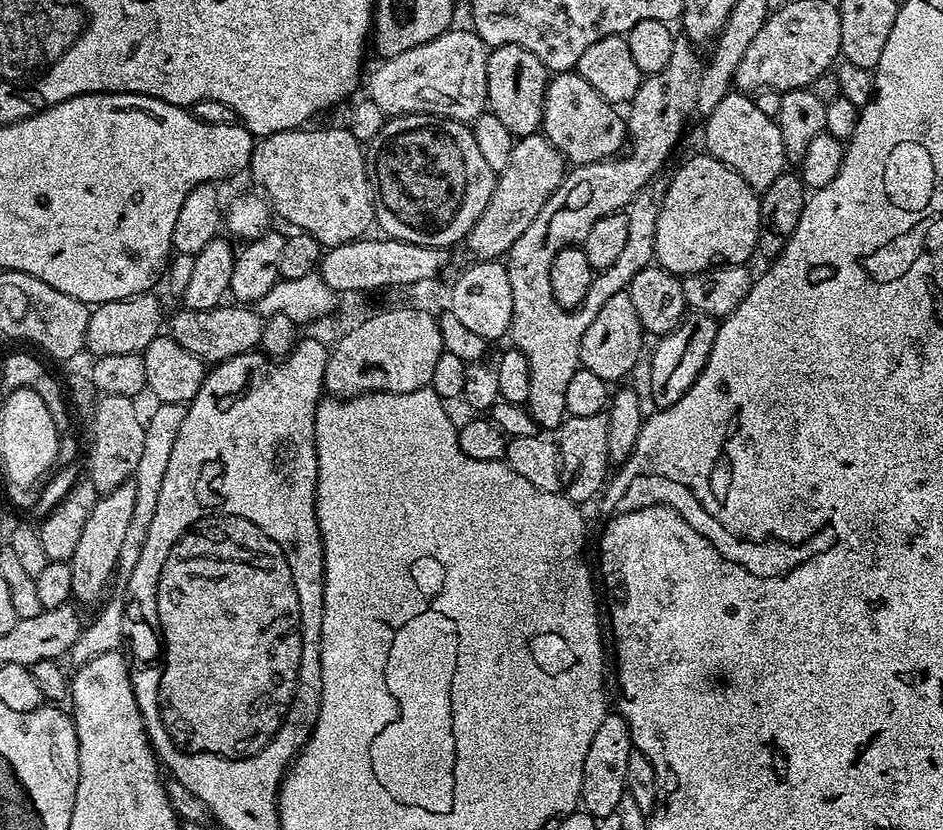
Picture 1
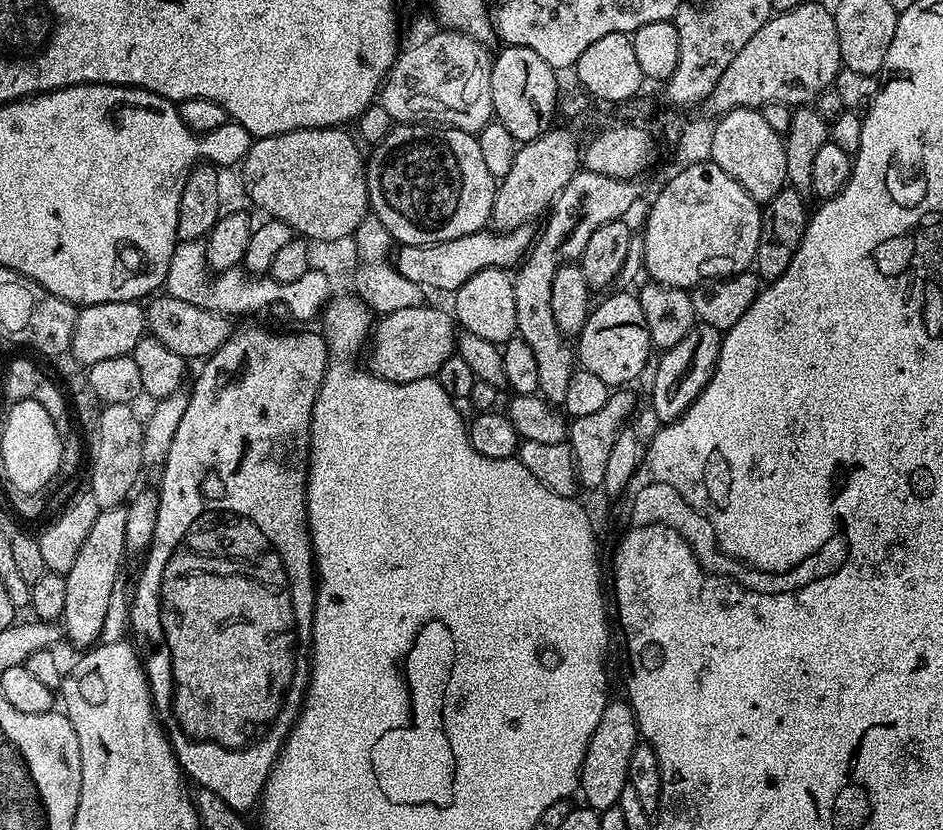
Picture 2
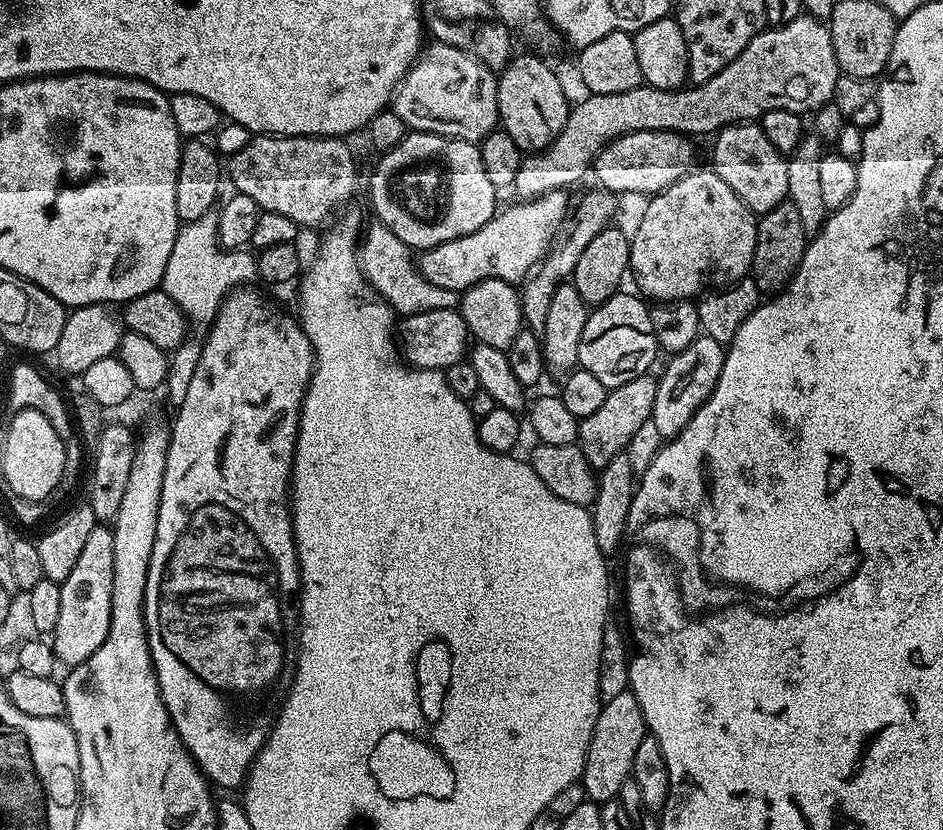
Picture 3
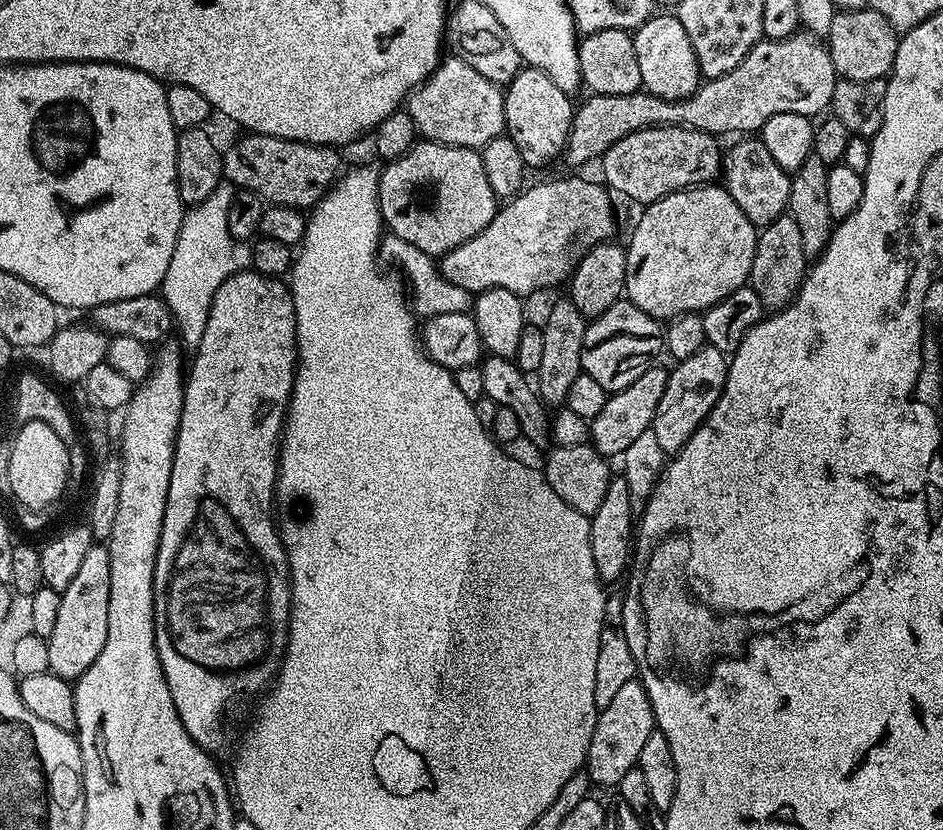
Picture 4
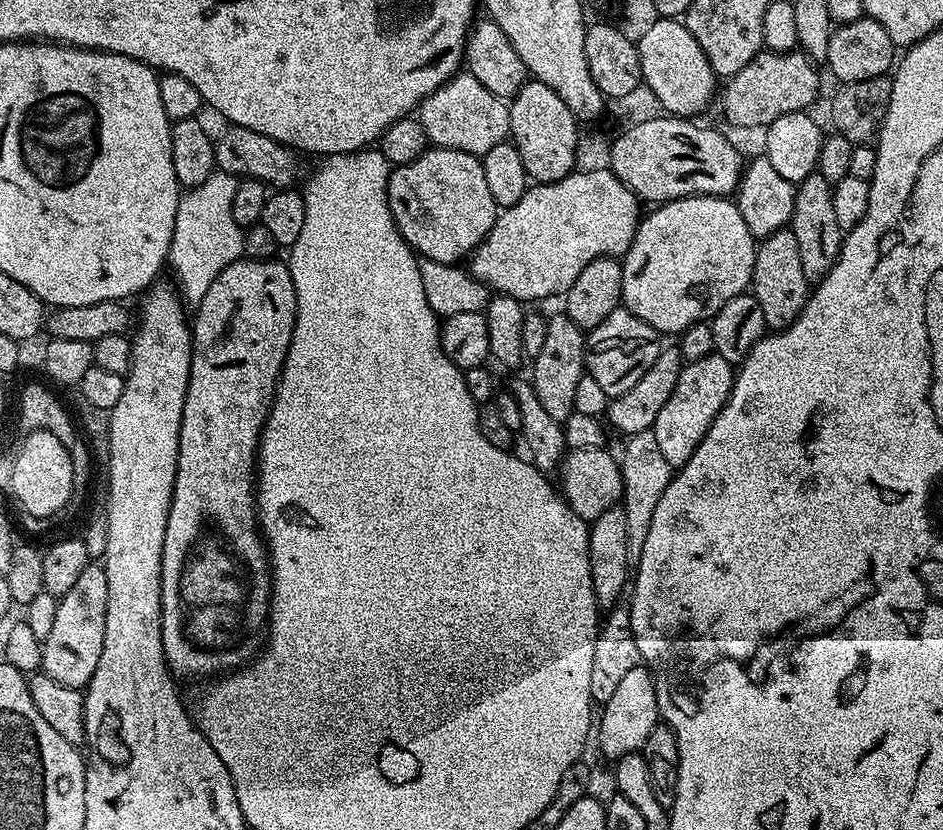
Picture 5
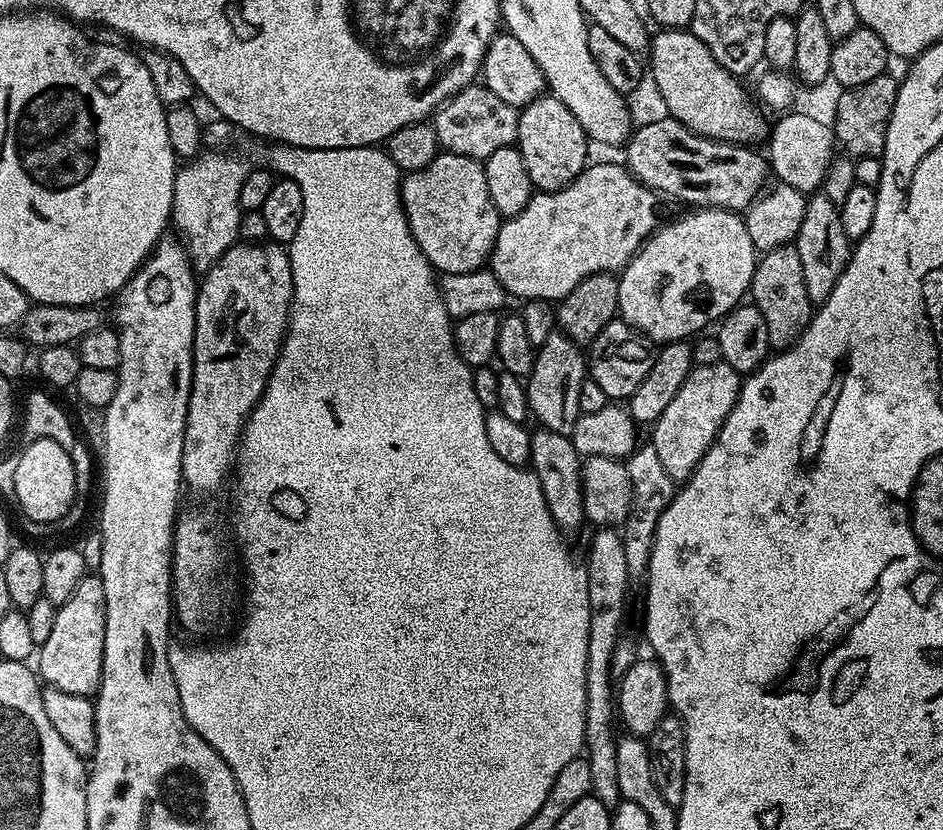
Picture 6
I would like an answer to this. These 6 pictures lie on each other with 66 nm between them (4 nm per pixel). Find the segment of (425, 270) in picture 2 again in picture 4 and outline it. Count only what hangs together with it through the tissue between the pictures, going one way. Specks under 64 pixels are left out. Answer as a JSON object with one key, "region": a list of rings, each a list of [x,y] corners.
{"region":[[[568,176],[565,180],[529,183],[505,206],[497,207],[494,218],[470,242],[462,242],[445,256],[439,257],[441,275],[473,294],[488,288],[501,288],[528,298],[539,288],[560,284],[571,277],[576,261],[616,232],[609,189],[603,183]]]}

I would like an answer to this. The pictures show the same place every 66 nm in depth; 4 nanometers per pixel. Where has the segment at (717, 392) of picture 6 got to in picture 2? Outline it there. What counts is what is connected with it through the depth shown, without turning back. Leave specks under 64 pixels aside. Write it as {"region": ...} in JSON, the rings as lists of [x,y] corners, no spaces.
{"region":[[[697,323],[678,342],[678,346],[667,349],[658,362],[658,374],[655,375],[654,390],[650,395],[650,404],[662,422],[677,420],[691,404],[702,394],[710,382],[712,371],[720,357],[722,333],[709,324]]]}

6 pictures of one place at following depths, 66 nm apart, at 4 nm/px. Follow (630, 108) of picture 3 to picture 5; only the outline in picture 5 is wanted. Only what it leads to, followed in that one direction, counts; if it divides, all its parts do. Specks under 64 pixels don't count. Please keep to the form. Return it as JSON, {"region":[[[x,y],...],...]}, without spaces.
{"region":[[[762,50],[738,74],[727,77],[728,84],[719,89],[718,104],[720,100],[720,112],[736,128],[757,128],[763,129],[774,118],[782,118],[782,114],[794,114],[811,109],[811,104],[815,102],[816,95],[820,92],[820,76],[816,73],[817,65],[809,56],[805,56],[799,50],[791,52],[770,52]]]}

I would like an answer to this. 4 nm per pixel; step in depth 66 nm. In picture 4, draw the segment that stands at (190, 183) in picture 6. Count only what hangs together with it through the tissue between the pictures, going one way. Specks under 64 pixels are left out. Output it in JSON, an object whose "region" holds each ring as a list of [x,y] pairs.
{"region":[[[222,182],[210,190],[204,201],[185,211],[184,221],[178,230],[178,242],[174,242],[170,270],[166,270],[166,278],[158,289],[172,312],[178,332],[180,328],[179,343],[188,350],[196,349],[202,342],[202,330],[206,326],[206,318],[210,318],[210,306],[218,287],[226,278],[236,272],[247,271],[252,265],[251,245],[247,241],[236,240],[230,234],[226,217],[230,215],[233,194],[233,185]]]}

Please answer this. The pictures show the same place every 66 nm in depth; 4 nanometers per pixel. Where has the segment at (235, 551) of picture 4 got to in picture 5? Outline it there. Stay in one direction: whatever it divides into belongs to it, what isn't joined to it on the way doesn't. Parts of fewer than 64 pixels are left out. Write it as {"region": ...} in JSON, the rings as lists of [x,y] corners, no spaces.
{"region":[[[241,258],[226,266],[211,283],[200,304],[195,305],[192,329],[192,361],[190,362],[190,382],[186,390],[186,402],[182,410],[180,427],[180,445],[176,477],[172,487],[172,505],[166,518],[166,538],[162,546],[162,646],[168,659],[168,666],[177,677],[212,676],[227,674],[247,665],[261,651],[262,640],[256,635],[265,631],[268,623],[268,610],[272,603],[272,569],[268,558],[268,549],[258,527],[256,514],[256,462],[260,447],[260,435],[268,420],[272,400],[276,396],[276,384],[290,350],[290,342],[296,325],[296,291],[294,278],[283,259],[273,258],[256,260]]]}

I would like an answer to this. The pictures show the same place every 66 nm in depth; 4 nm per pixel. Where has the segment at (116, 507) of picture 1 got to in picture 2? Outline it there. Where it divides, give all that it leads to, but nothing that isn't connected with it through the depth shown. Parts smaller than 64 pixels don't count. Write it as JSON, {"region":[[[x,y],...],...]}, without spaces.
{"region":[[[127,507],[106,508],[100,511],[90,535],[78,550],[78,559],[64,576],[66,582],[66,610],[62,617],[62,632],[74,647],[87,650],[101,639],[106,610],[110,605],[110,594],[114,582],[122,574],[124,564],[125,530]]]}

